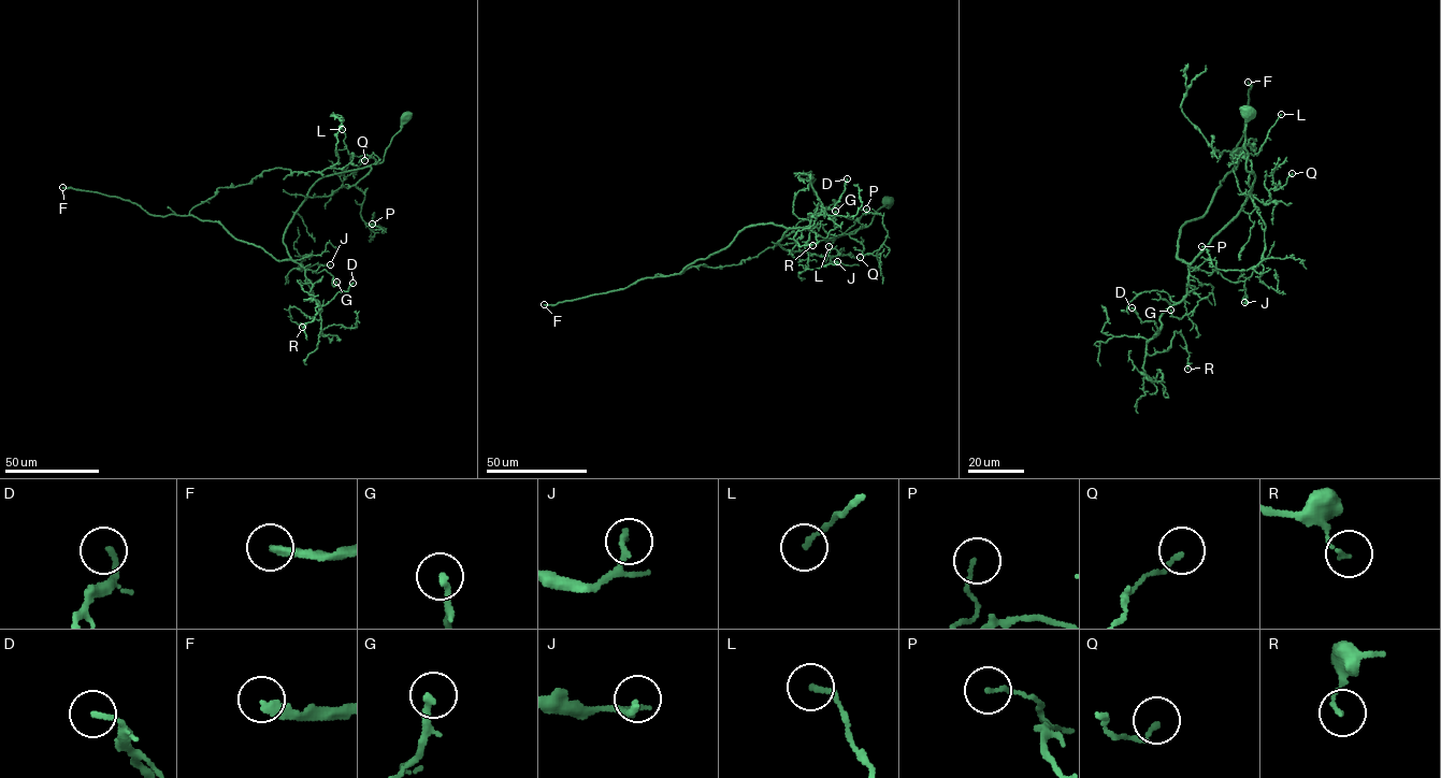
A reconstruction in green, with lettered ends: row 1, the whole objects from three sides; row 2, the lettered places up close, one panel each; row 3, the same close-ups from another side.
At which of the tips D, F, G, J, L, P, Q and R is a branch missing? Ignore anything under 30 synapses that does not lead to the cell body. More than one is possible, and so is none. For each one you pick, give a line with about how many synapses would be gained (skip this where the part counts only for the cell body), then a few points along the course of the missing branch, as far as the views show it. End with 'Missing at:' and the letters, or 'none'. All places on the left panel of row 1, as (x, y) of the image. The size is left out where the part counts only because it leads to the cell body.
F: 600 syn
Missing at: F

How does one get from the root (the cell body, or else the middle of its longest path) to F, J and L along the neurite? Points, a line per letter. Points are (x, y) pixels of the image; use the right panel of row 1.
F: (1249, 110), (1251, 195), (1185, 262), (1177, 251), (1181, 227), (1202, 216), (1235, 169), (1248, 82)
J: (1249, 110), (1244, 133), (1247, 170), (1255, 177), (1251, 195), (1190, 267), (1243, 282), (1244, 302)
L: (1249, 110), (1244, 146), (1247, 170), (1252, 172), (1251, 162), (1242, 156), (1258, 153), (1269, 129), (1281, 114)

